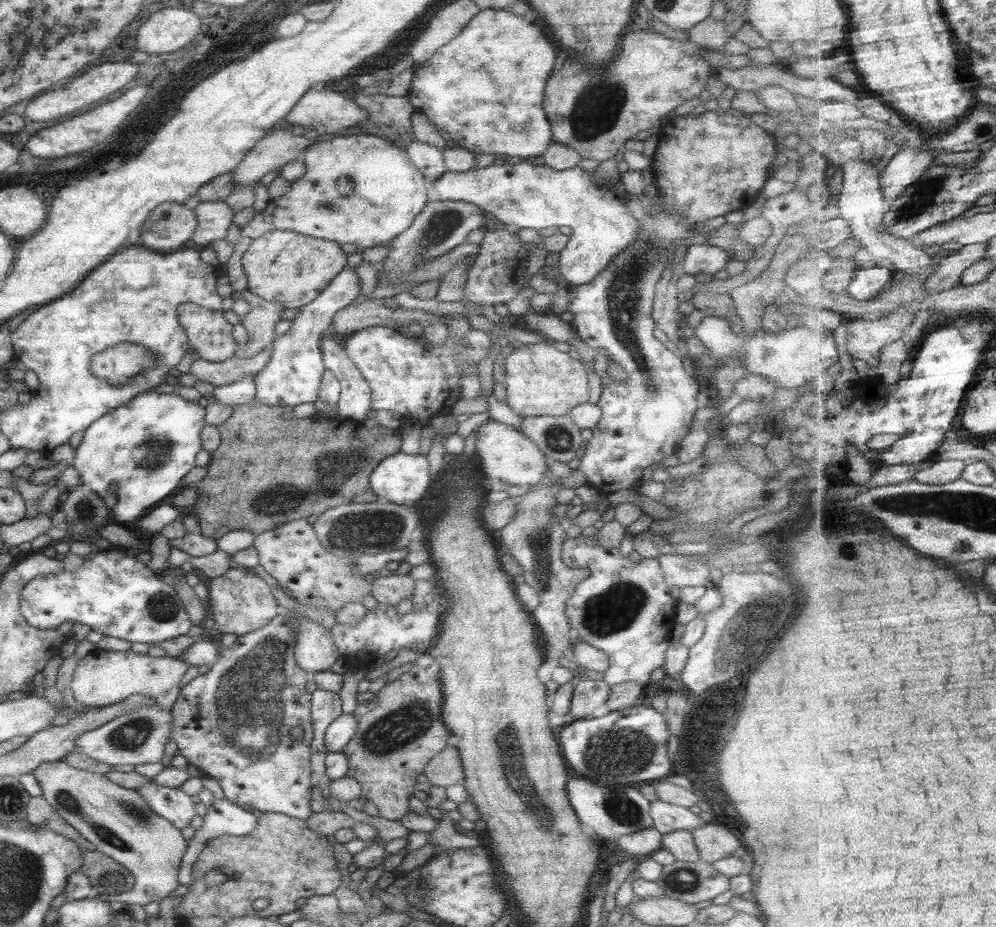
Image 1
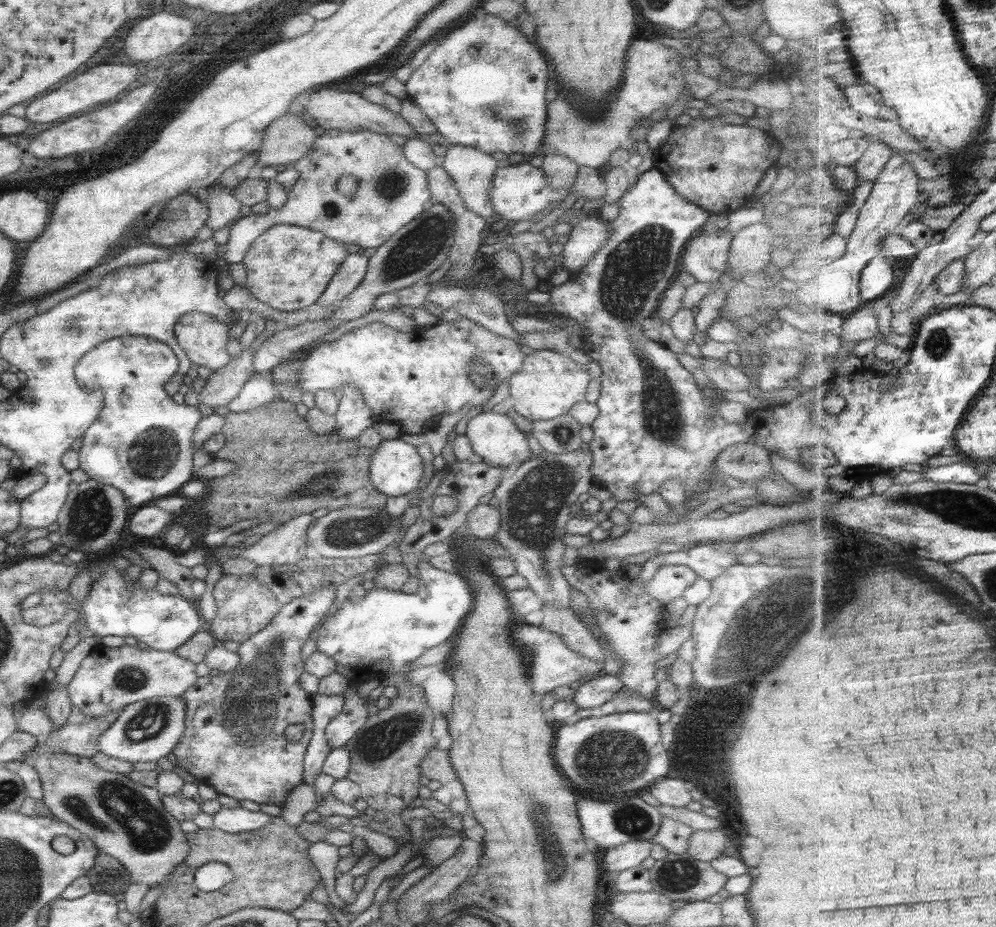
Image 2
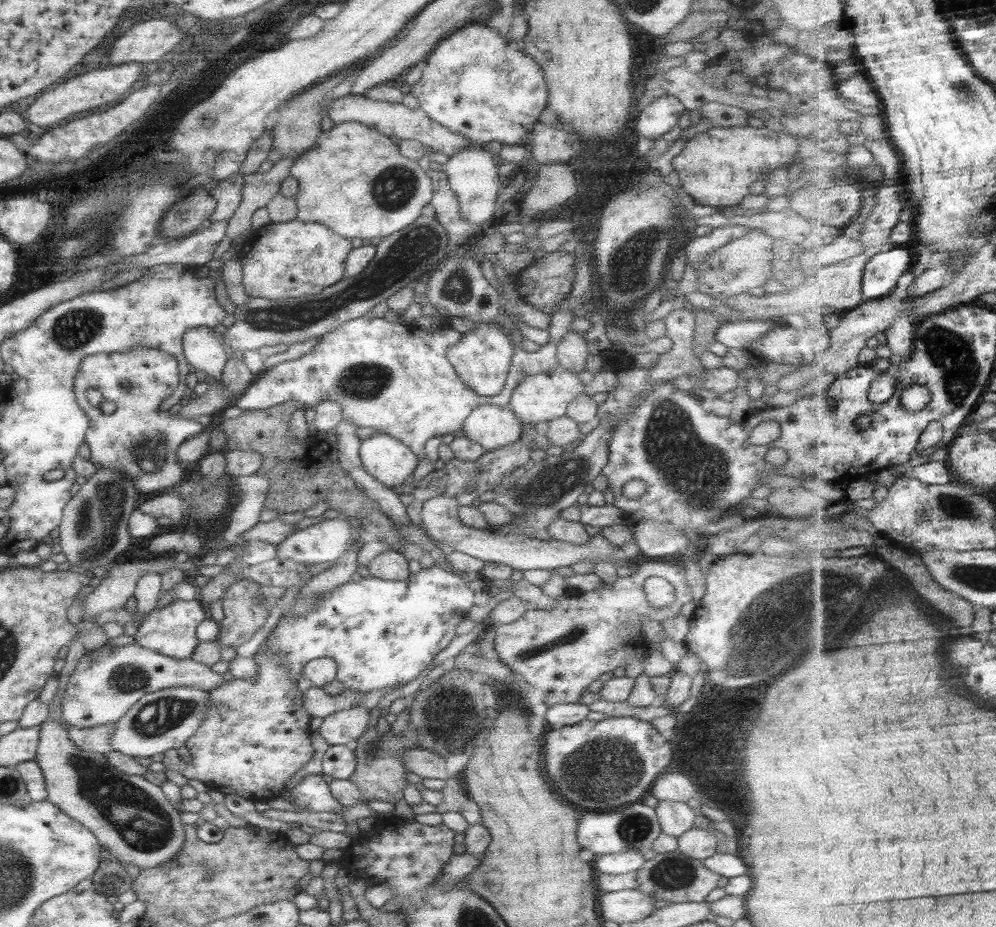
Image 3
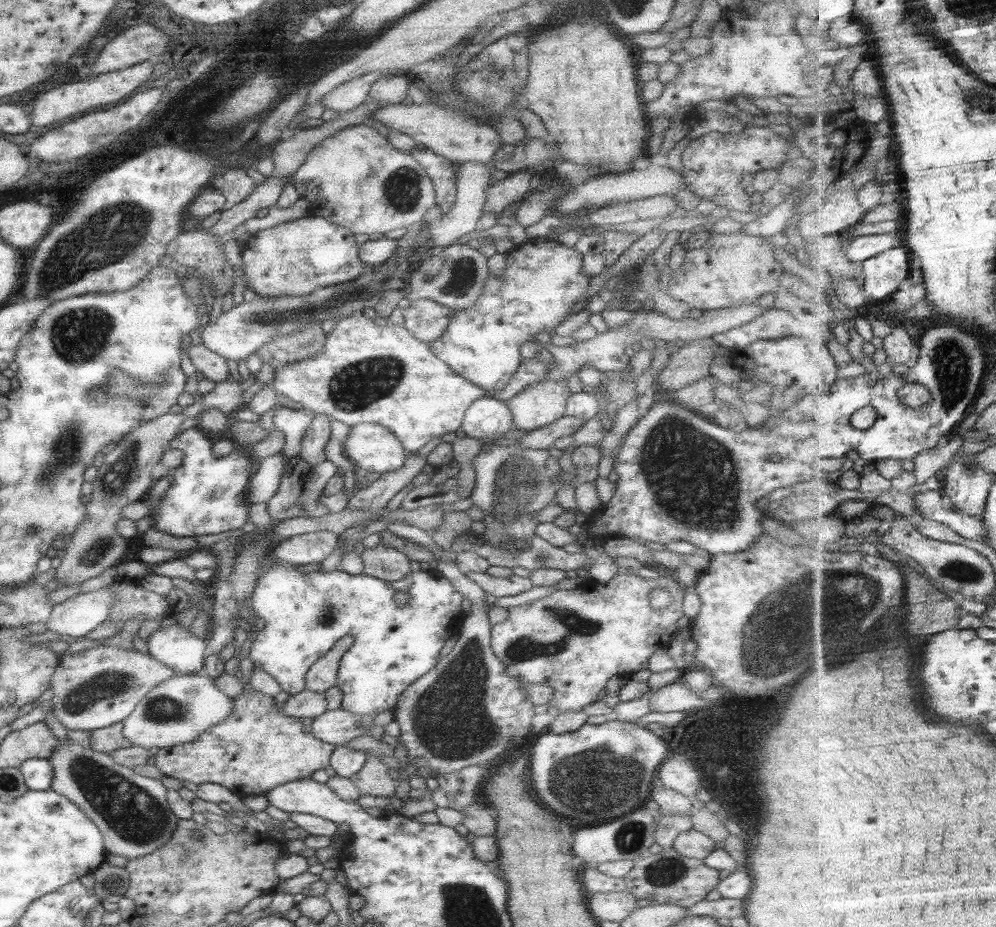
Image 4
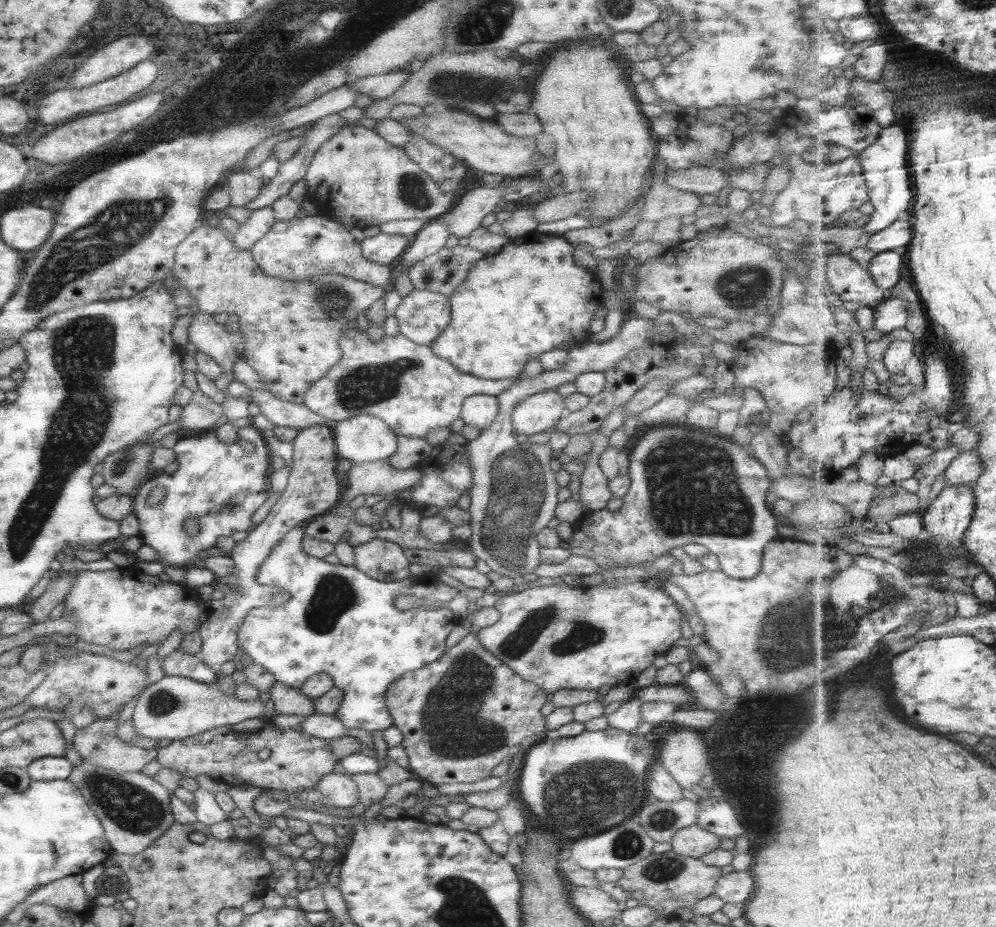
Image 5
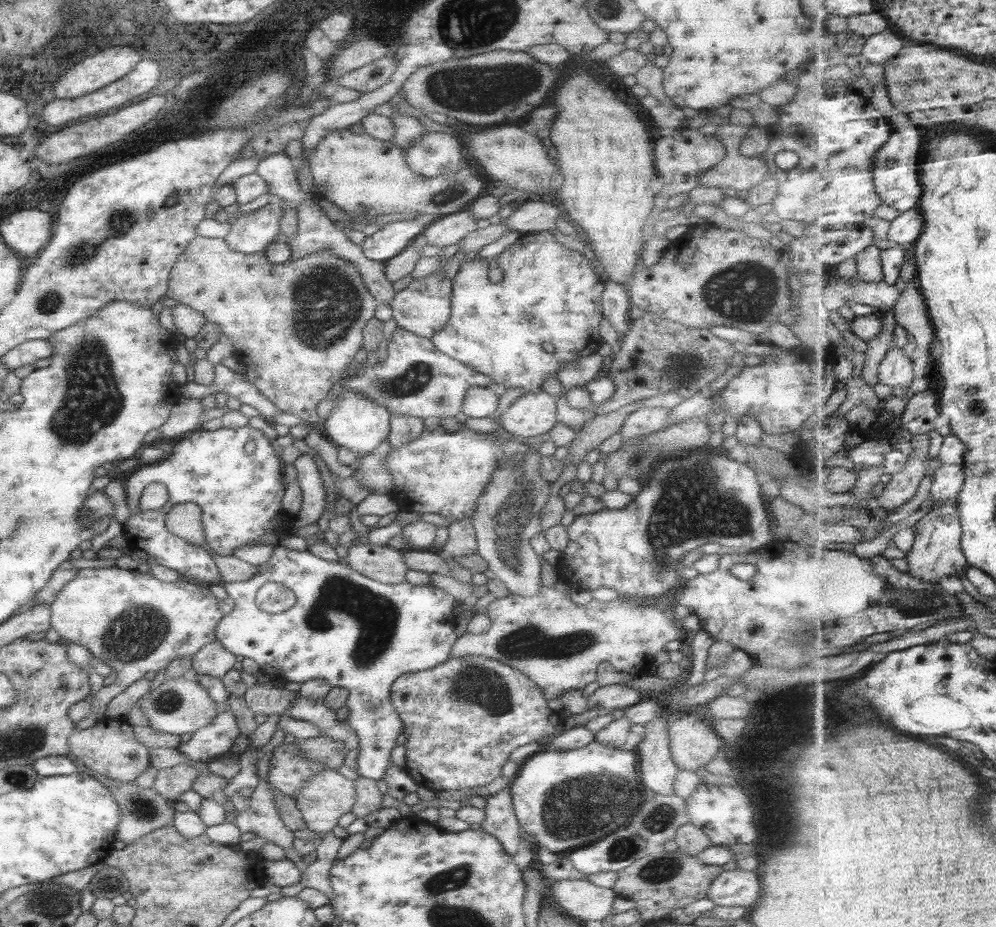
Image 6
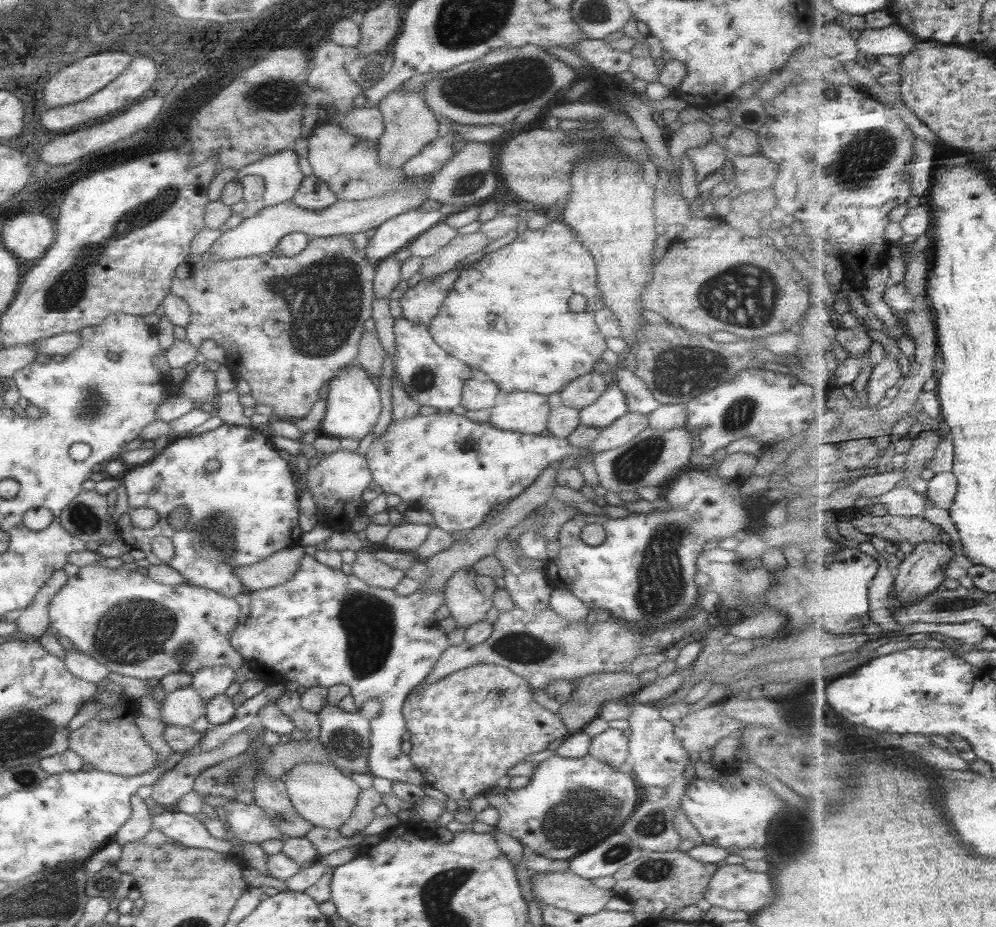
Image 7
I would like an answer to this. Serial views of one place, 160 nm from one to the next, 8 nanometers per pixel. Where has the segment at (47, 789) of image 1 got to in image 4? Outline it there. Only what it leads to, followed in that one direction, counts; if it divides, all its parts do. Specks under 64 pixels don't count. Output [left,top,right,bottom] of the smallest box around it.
[45,741,178,859]

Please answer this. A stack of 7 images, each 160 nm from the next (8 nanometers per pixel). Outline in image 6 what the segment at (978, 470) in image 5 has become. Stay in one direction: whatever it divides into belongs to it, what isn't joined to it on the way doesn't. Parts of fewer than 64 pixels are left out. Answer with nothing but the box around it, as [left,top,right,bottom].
[930,464,965,500]

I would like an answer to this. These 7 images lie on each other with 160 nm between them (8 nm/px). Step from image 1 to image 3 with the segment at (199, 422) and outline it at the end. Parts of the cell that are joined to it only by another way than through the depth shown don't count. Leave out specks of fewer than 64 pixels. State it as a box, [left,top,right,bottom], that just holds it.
[72,348,231,524]

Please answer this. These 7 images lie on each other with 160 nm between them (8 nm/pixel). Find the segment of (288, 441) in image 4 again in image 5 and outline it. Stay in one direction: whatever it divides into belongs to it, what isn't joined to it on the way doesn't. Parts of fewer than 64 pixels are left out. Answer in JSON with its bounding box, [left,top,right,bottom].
[249,390,332,430]

